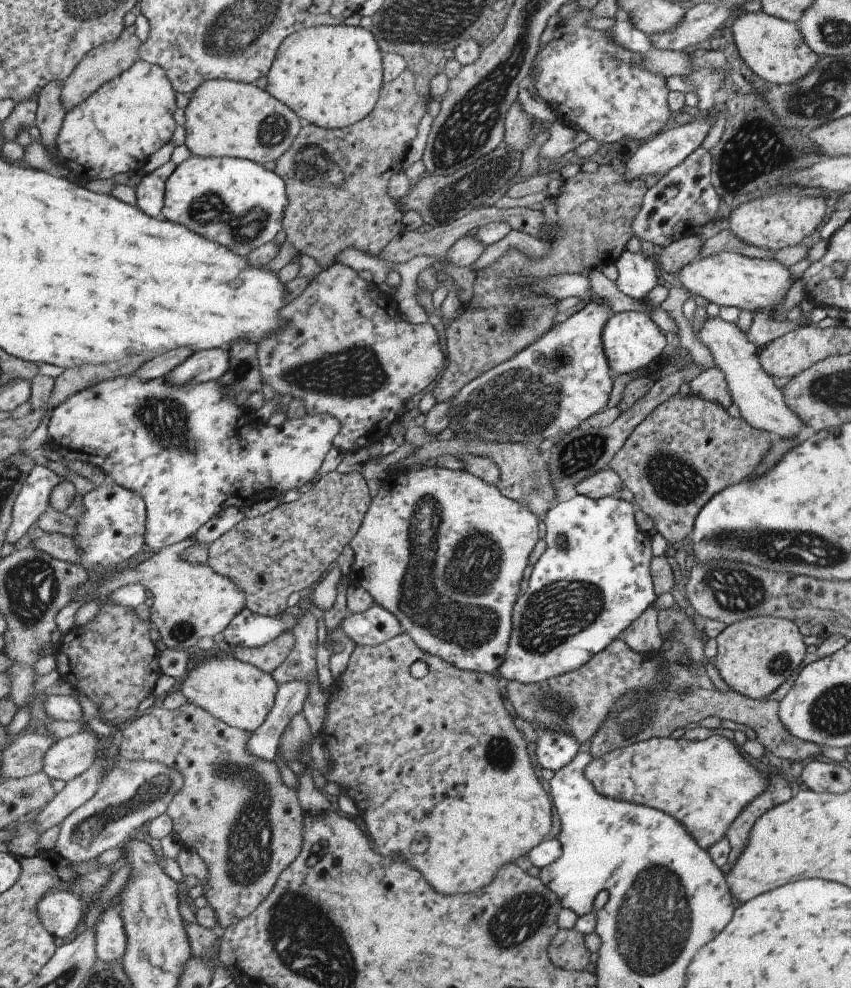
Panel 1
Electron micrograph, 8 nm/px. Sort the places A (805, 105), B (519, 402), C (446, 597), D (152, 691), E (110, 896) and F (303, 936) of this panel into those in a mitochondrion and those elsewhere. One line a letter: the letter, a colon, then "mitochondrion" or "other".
A: mitochondrion
B: mitochondrion
C: mitochondrion
D: other
E: other
F: mitochondrion

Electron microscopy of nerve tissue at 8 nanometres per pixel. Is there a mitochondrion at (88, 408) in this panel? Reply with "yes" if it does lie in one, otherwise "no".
no

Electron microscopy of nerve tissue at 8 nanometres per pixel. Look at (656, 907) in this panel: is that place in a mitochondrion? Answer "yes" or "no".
yes

